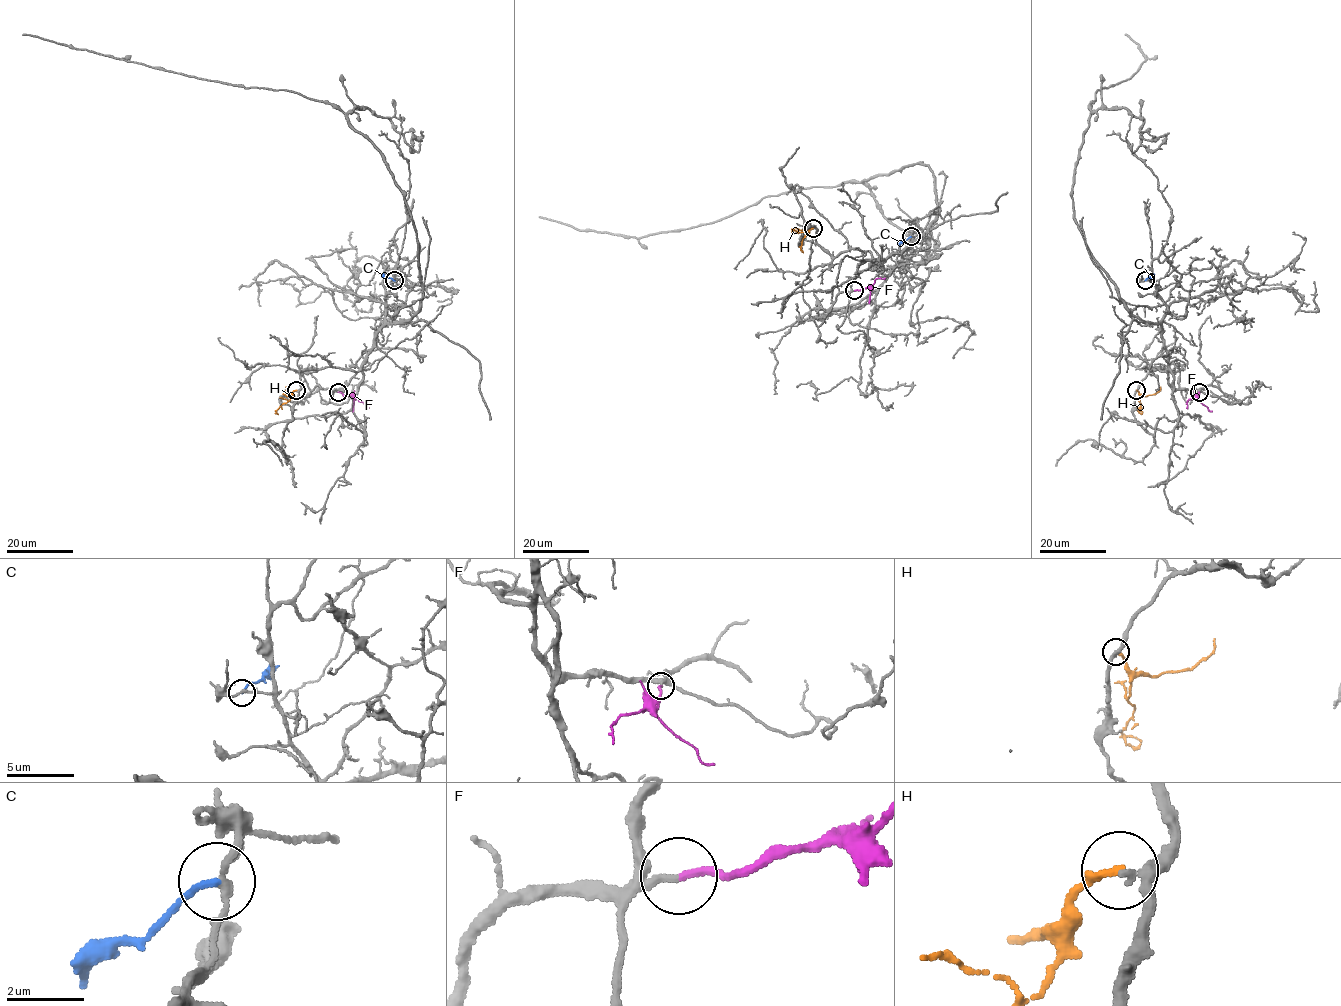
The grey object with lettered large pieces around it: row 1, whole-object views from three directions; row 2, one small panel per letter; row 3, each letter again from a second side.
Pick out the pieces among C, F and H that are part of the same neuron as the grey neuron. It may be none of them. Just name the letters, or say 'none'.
F

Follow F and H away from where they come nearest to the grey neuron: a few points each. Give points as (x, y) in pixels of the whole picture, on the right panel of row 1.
F: (1199, 392), (1187, 401), (1186, 408)
H: (1136, 390), (1141, 414)

